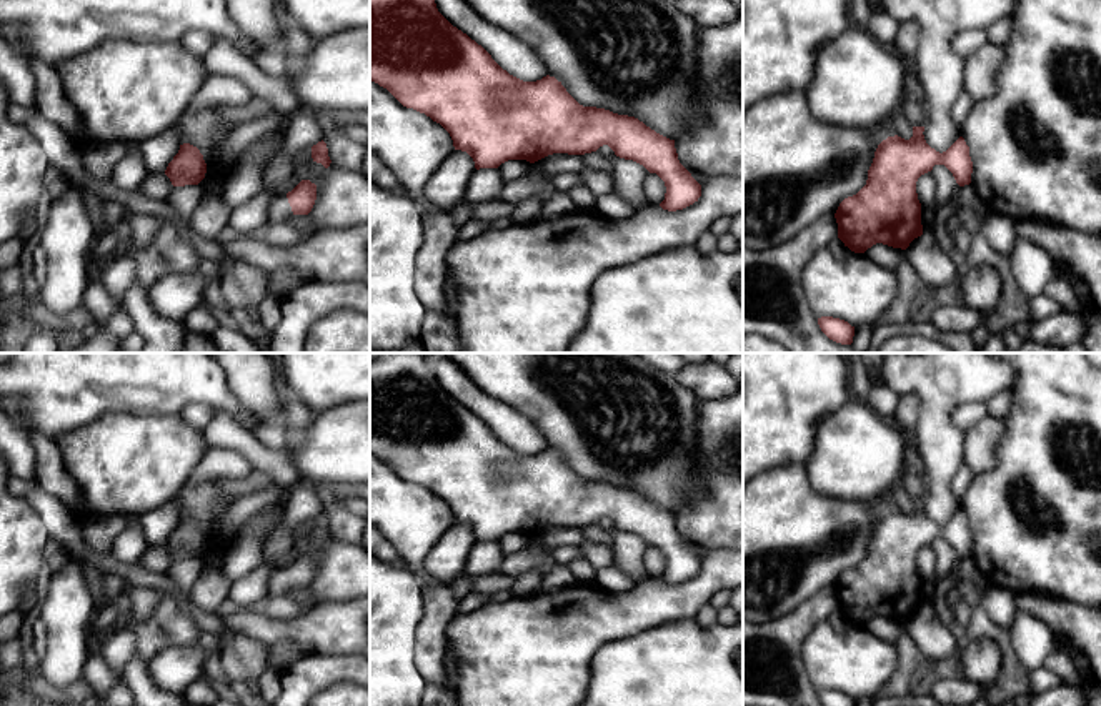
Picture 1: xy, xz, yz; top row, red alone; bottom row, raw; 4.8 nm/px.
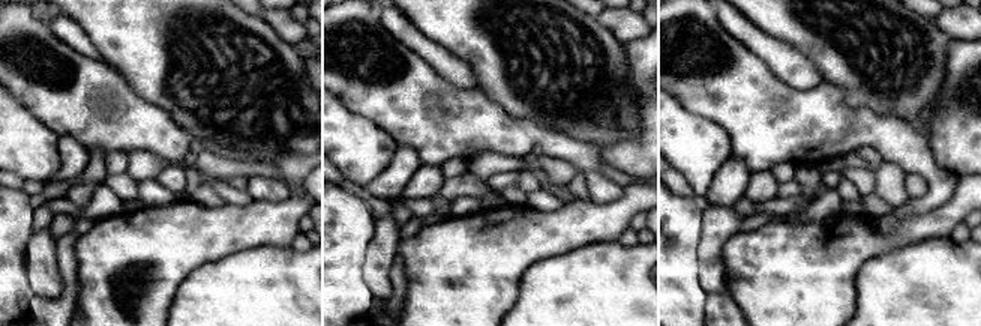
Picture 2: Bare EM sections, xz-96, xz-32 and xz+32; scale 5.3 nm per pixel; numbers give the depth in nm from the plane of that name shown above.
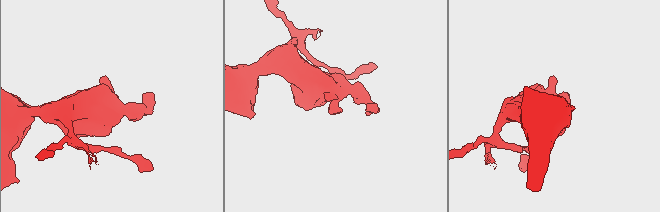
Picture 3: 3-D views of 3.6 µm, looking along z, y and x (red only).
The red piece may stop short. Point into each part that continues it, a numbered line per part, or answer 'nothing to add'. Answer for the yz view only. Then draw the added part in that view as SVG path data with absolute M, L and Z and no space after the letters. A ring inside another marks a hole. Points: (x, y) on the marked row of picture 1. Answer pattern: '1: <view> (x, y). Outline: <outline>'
nothing to add

